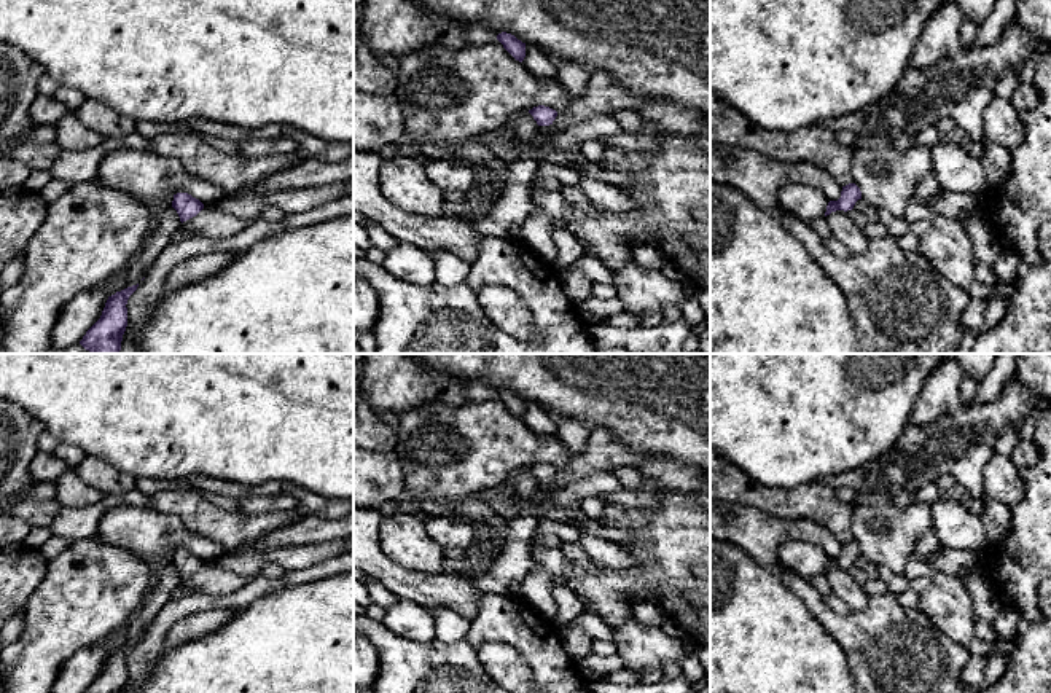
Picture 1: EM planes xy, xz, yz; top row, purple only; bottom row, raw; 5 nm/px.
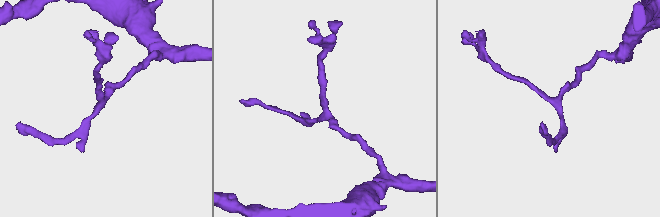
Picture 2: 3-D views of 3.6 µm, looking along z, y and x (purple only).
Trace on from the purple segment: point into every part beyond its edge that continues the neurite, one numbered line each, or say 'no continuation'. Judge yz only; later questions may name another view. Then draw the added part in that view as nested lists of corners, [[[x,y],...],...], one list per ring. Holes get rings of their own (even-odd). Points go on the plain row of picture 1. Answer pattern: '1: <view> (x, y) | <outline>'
no continuation

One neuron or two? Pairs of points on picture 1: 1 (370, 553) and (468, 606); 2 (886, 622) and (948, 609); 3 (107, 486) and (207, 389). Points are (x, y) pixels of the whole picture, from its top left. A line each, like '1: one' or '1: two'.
1: one
2: two
3: two

